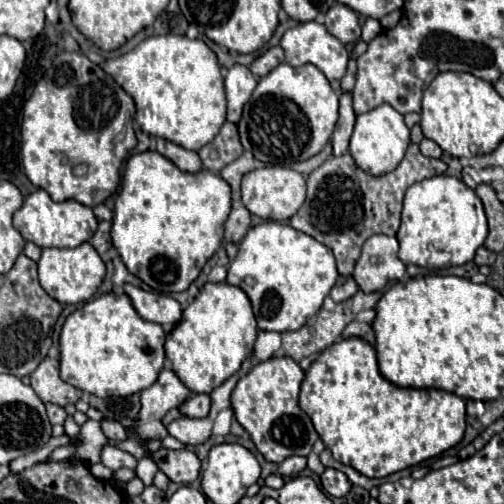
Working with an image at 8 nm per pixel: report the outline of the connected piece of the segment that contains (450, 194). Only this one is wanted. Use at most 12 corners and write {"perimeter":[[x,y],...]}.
{"perimeter":[[433,176],[405,192],[399,258],[475,258],[487,218],[475,190]]}

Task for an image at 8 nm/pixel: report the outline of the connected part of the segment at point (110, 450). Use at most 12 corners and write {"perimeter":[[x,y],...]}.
{"perimeter":[[105,446],[101,462],[113,472],[135,470],[137,460],[117,446]]}

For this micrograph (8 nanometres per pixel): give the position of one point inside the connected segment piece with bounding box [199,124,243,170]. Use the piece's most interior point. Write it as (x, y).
(225, 148)

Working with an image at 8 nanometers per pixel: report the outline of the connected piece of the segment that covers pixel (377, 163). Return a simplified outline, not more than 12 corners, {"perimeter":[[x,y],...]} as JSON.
{"perimeter":[[403,114],[357,116],[349,152],[363,172],[395,170],[409,146]]}

